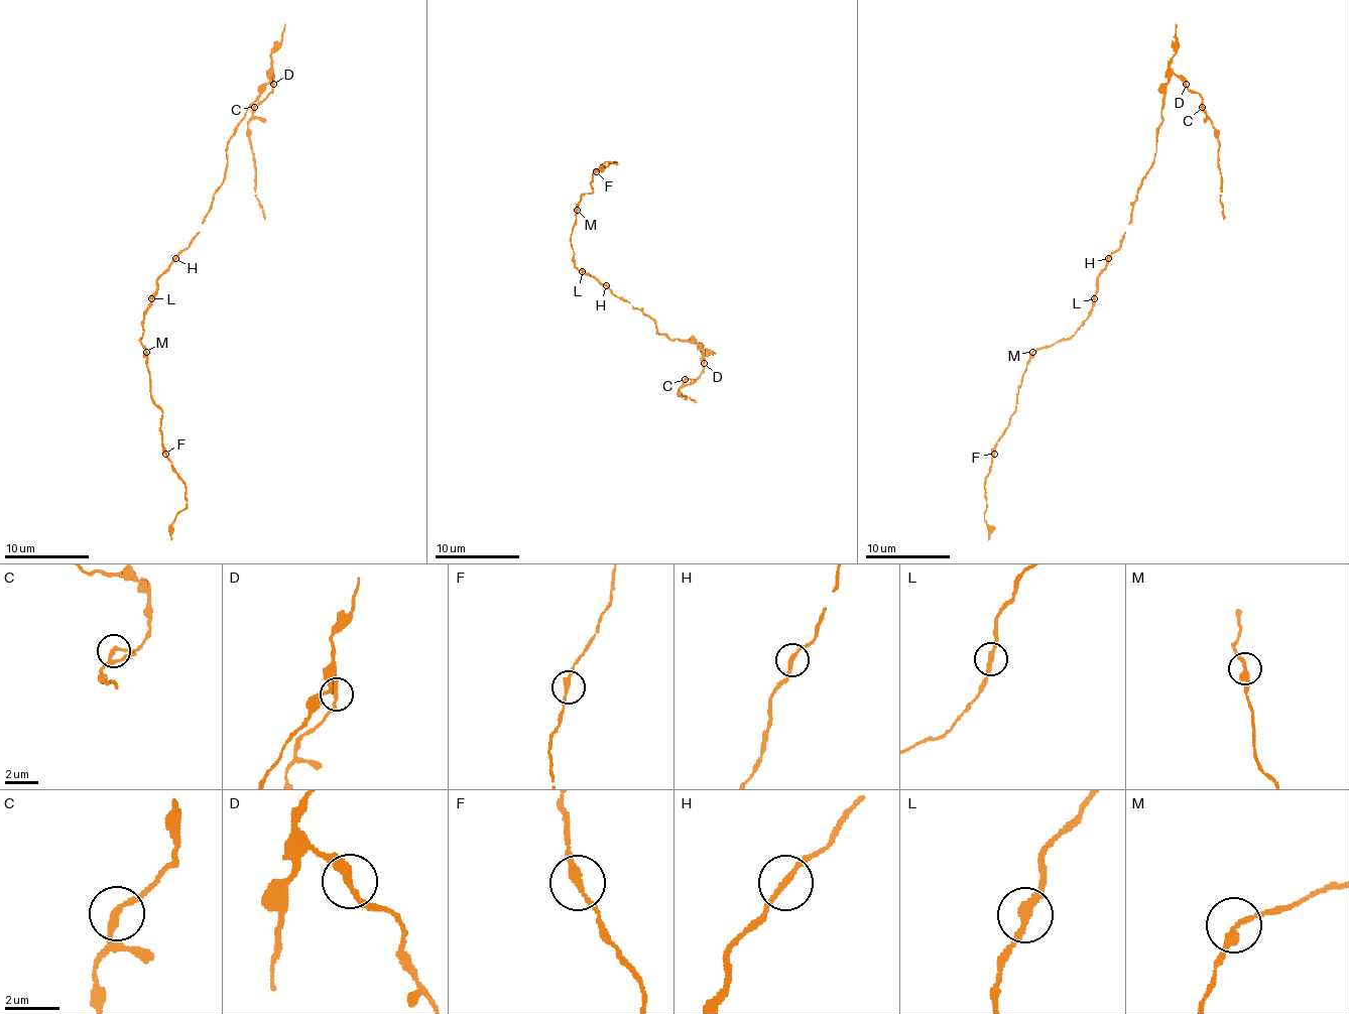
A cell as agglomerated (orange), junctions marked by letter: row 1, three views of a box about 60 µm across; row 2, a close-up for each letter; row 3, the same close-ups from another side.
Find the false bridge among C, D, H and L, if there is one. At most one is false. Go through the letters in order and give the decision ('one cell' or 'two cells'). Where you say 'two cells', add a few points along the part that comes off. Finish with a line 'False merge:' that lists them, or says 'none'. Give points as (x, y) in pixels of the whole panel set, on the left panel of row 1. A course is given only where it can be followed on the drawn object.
C: one cell
D: one cell
H: one cell
L: one cell
False merge: none

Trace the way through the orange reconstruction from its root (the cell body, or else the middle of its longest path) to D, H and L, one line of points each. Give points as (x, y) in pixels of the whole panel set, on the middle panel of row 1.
D: (619, 298), (625, 298), (650, 318), (657, 333), (663, 333), (669, 339), (696, 341), (702, 350), (704, 363)
H: (619, 298), (606, 286)
L: (619, 298), (583, 271)

